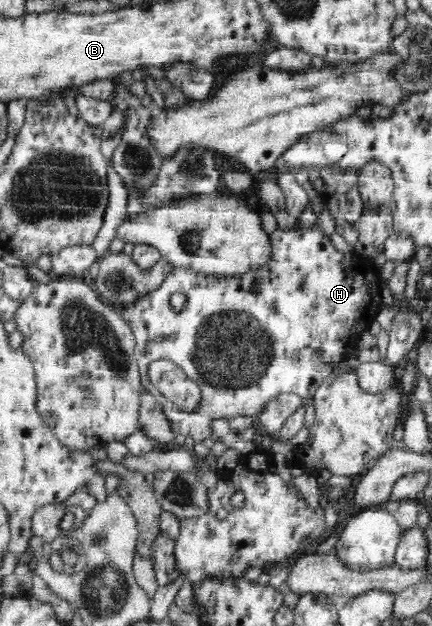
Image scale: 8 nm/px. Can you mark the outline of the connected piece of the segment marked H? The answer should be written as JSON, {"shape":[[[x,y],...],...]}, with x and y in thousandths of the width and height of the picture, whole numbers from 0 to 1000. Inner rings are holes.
{"shape":[[[734,364],[639,366],[623,377],[632,387],[632,407],[627,417],[597,433],[500,441],[405,427],[368,462],[280,495],[313,538],[310,569],[322,585],[326,615],[347,612],[345,583],[377,573],[407,580],[461,618],[463,639],[449,655],[433,657],[350,615],[350,626],[366,634],[363,641],[410,698],[449,696],[451,704],[484,708],[491,669],[546,663],[595,666],[620,641],[655,626],[678,626],[708,642],[718,641],[762,602],[775,578],[817,569],[838,534],[870,510],[884,486],[882,442],[854,411],[824,401],[780,401],[764,375]],[[407,466],[433,474],[428,494],[419,497],[407,497],[394,486],[394,476]]]}

